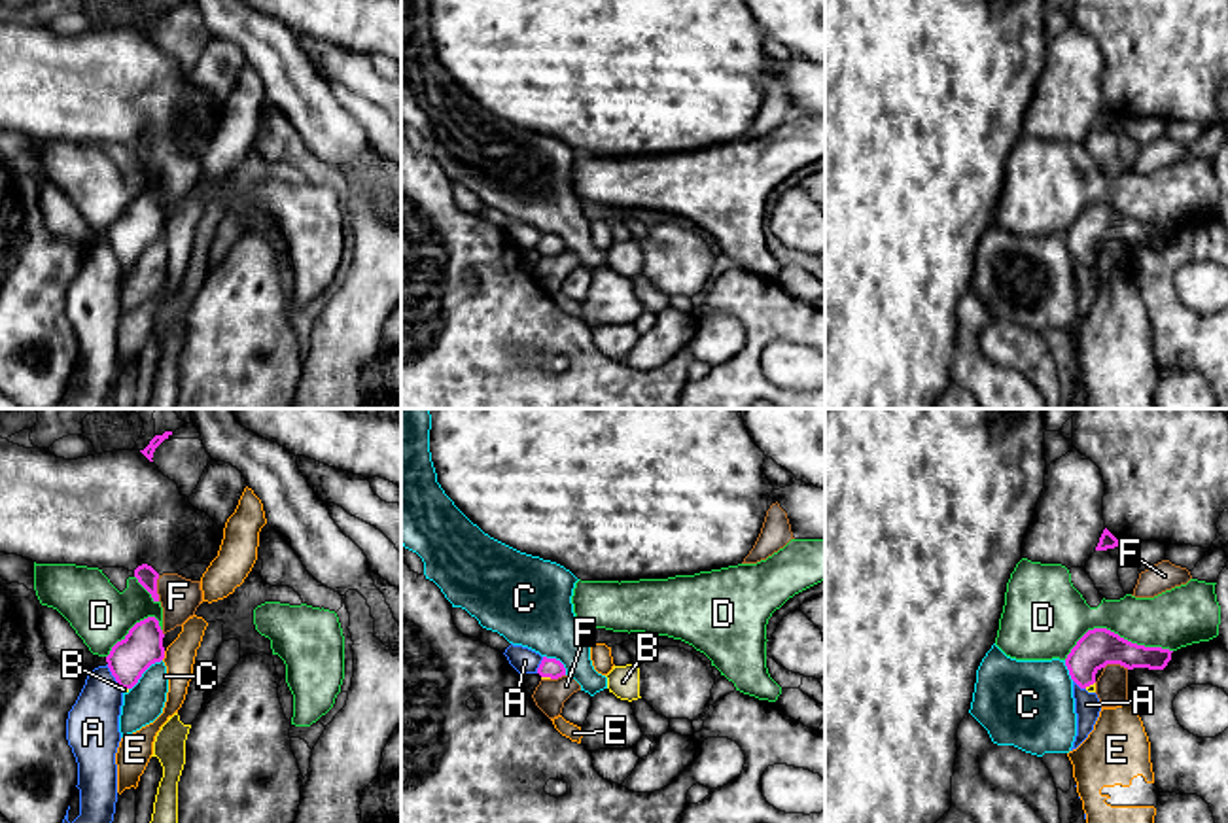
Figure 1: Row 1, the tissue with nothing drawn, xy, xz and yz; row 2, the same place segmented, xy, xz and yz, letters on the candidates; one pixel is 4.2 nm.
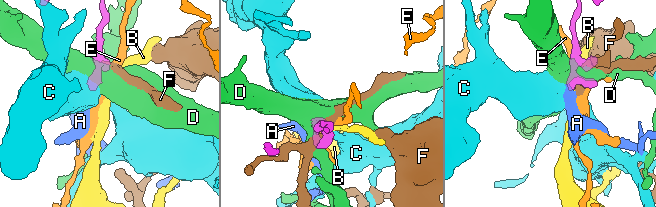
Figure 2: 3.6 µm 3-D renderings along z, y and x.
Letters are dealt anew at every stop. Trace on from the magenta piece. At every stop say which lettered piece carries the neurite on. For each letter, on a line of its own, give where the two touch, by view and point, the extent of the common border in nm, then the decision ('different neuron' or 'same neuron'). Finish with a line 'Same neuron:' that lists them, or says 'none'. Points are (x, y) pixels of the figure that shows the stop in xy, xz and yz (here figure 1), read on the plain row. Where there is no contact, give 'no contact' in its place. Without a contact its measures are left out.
A: contact xy (114, 252); length 130 nm; different neuron
B: contact xz (547, 252); length 50 nm; same neuron
C: contact xy (144, 246); length 190 nm; different neuron
D: contact yz (1115, 210); length 460 nm; different neuron
E: contact xy (163, 231); length 40 nm; different neuron
F: contact xy (156, 165); length 110 nm; different neuron
Same neuron: B

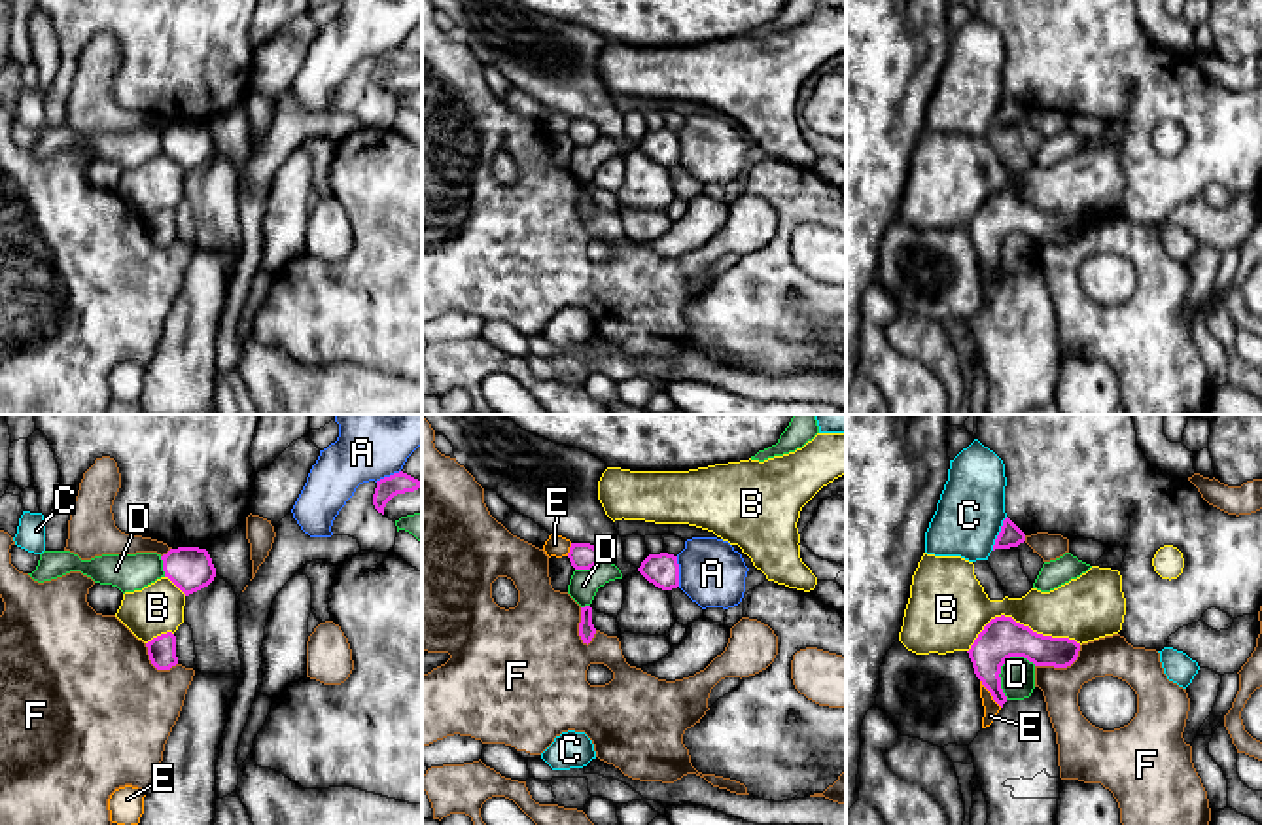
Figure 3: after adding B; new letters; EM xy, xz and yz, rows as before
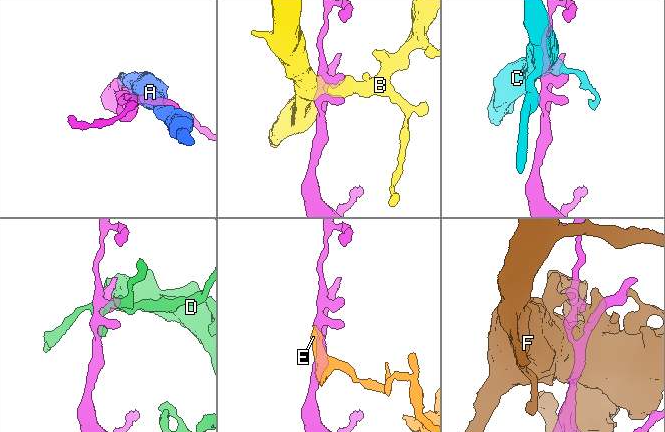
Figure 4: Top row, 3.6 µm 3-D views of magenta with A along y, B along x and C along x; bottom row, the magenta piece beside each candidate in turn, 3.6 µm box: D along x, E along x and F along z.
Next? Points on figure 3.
A: contact xz (678, 148); length 130 nm; different neuron
B: contact yz (1020, 201); length 480 nm; different neuron
C: contact yz (999, 110); length 160 nm; different neuron
D: contact yz (999, 248); length 200 nm; different neuron
E: contact yz (990, 267); length 150 nm; different neuron
F: contact yz (1062, 243); length 220 nm; different neuron
Same neuron: none

